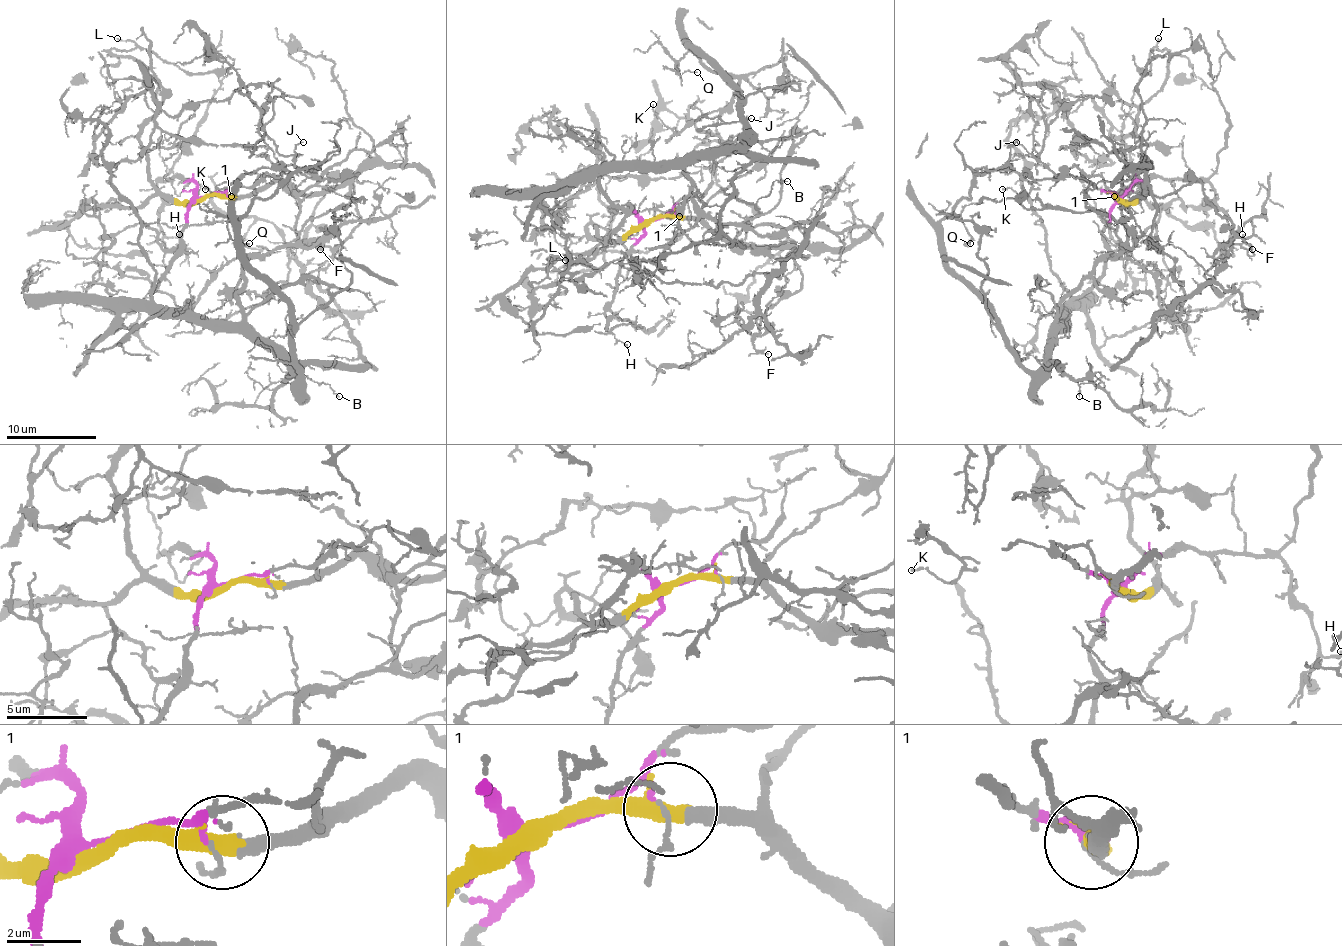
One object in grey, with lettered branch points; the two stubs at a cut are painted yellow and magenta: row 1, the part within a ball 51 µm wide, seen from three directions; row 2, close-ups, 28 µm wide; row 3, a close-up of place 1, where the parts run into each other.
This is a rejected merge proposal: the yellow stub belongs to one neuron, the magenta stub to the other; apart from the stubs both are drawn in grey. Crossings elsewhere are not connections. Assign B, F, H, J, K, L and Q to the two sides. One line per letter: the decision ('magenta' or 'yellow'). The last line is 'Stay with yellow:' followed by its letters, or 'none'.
B: magenta
F: yellow
H: magenta
J: yellow
K: magenta
L: yellow
Q: magenta
Stay with yellow: F, J, L

